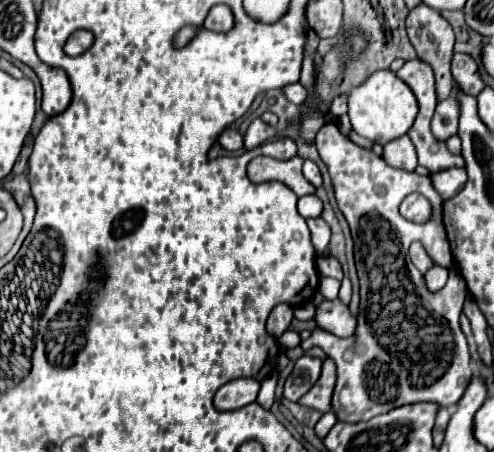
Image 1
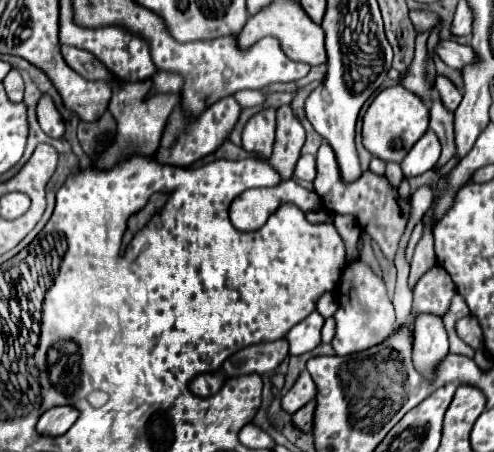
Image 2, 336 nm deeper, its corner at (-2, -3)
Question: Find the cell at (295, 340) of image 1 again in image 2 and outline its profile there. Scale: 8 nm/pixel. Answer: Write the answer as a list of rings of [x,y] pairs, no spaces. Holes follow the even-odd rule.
[[[311,312],[305,320],[295,324],[289,334],[289,354],[305,354],[311,352],[321,342],[321,326],[325,318],[319,312]]]

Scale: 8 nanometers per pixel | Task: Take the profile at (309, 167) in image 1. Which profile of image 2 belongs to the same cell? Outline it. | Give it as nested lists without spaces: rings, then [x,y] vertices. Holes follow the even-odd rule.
[[[305,154],[299,158],[297,166],[295,166],[295,178],[299,180],[307,180],[307,182],[313,182],[317,176],[317,168],[315,168],[315,156],[311,154]]]

